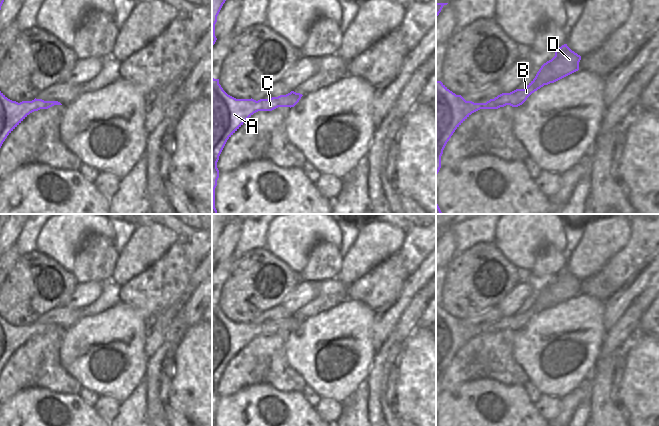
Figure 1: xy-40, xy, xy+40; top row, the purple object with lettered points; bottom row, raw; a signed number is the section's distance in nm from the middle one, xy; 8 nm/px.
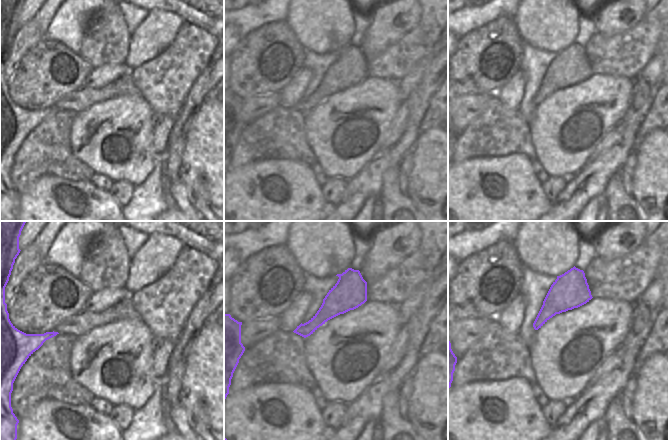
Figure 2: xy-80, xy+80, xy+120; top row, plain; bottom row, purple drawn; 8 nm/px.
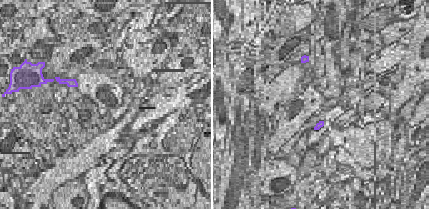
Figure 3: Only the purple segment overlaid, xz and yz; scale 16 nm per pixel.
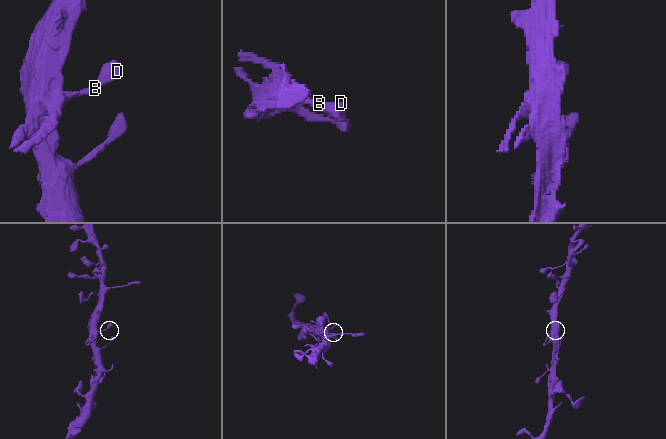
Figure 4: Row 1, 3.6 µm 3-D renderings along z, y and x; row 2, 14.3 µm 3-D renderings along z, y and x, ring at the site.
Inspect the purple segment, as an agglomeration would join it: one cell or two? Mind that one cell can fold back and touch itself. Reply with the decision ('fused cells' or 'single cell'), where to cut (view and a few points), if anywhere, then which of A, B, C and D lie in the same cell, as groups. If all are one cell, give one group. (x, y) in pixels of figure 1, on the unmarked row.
single cell; no cut; A B C D

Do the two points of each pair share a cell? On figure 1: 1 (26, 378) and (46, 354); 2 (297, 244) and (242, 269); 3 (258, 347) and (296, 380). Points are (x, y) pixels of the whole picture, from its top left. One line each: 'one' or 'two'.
1: one
2: two
3: one

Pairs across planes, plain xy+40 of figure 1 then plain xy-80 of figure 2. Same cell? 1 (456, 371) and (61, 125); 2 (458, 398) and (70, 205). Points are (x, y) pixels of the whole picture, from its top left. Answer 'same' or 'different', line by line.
1: same
2: same

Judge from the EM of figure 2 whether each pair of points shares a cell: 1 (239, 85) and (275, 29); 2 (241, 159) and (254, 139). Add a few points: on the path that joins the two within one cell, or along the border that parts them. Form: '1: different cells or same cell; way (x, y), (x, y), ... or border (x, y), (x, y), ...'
1: same cell; way (253, 71), (260, 51), (268, 43)
2: same cell; way (243, 154), (253, 144)

